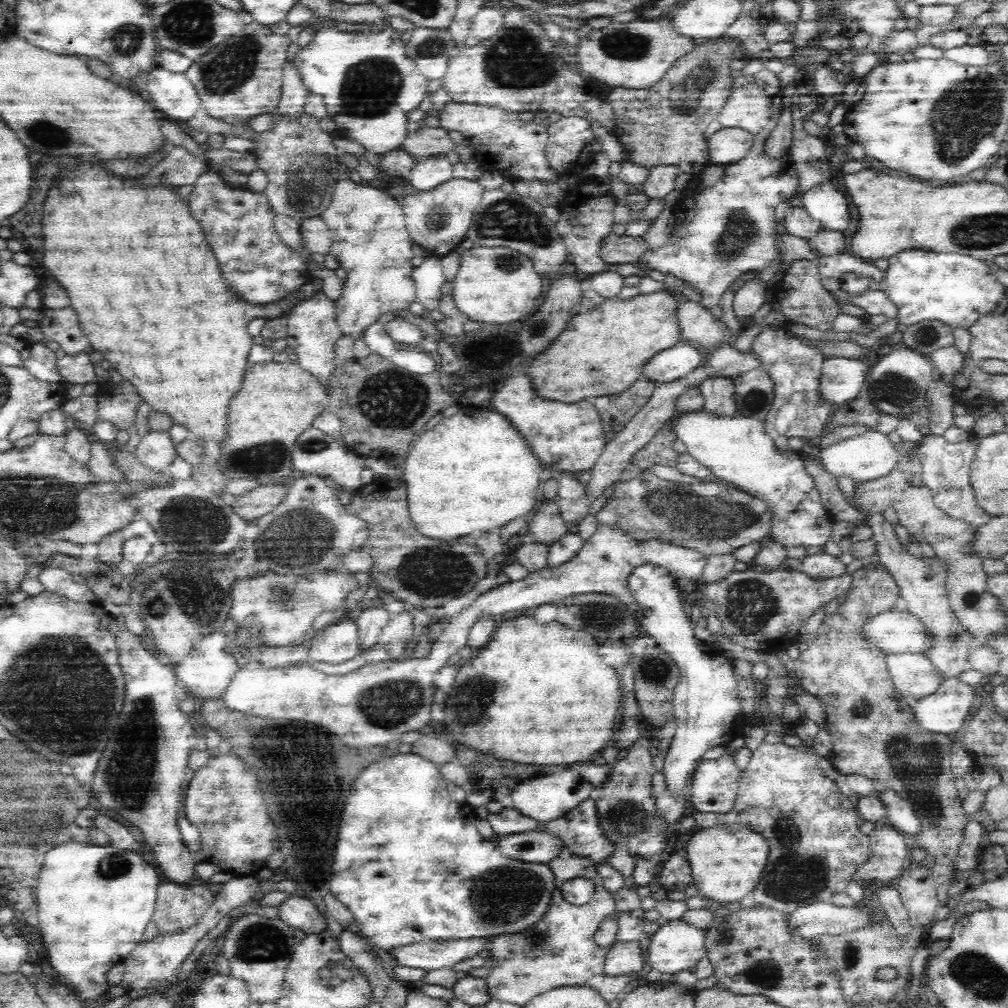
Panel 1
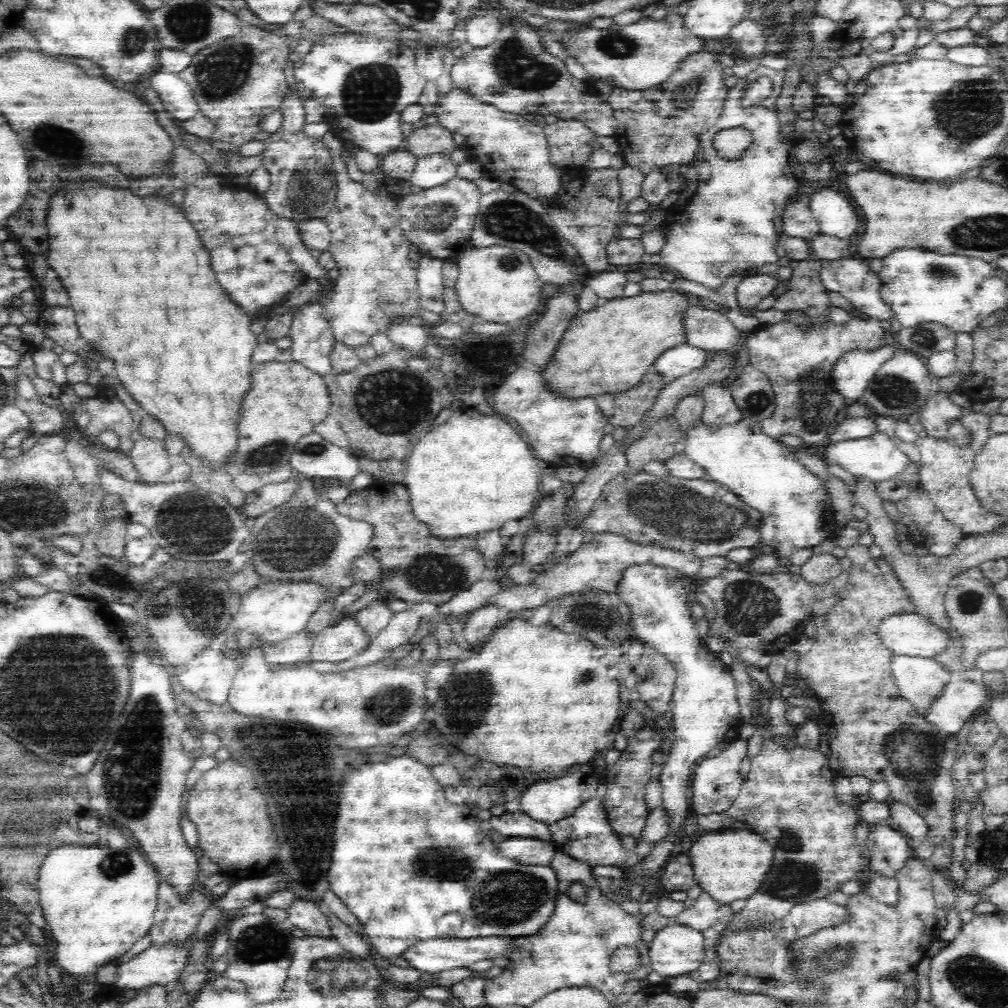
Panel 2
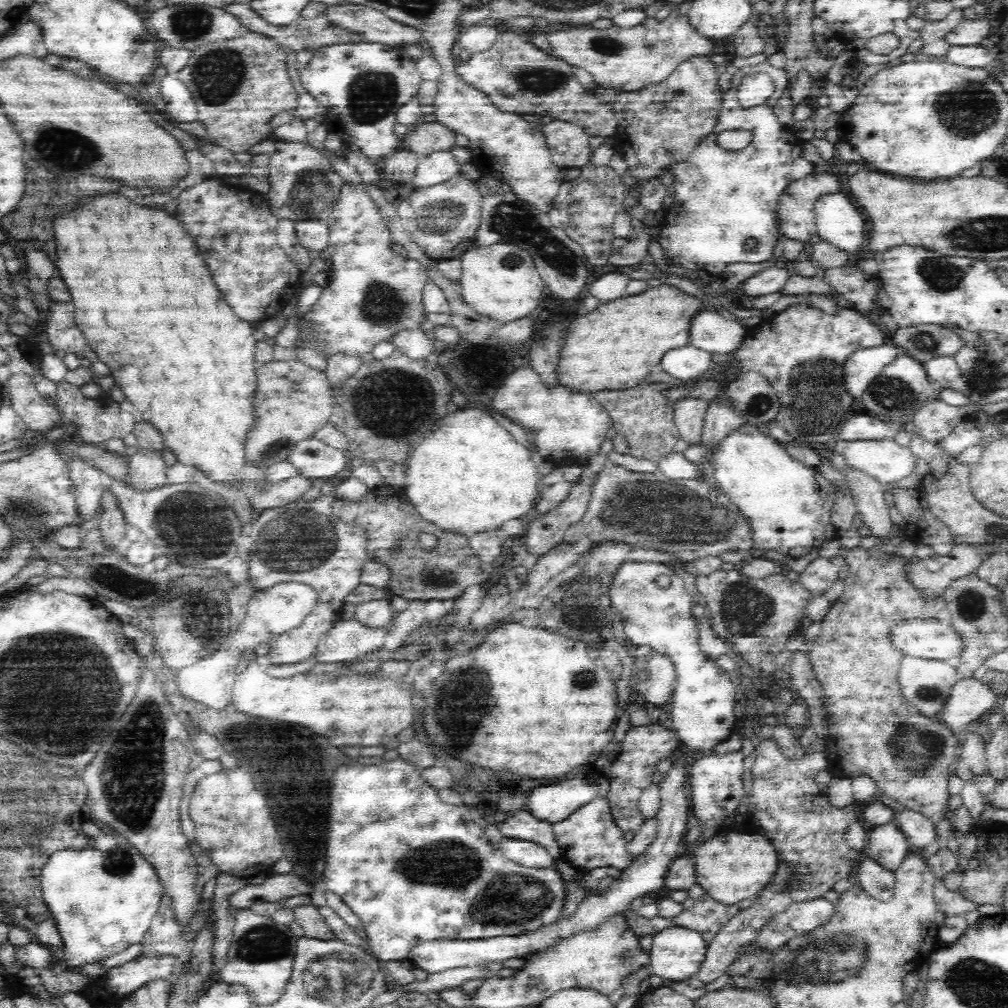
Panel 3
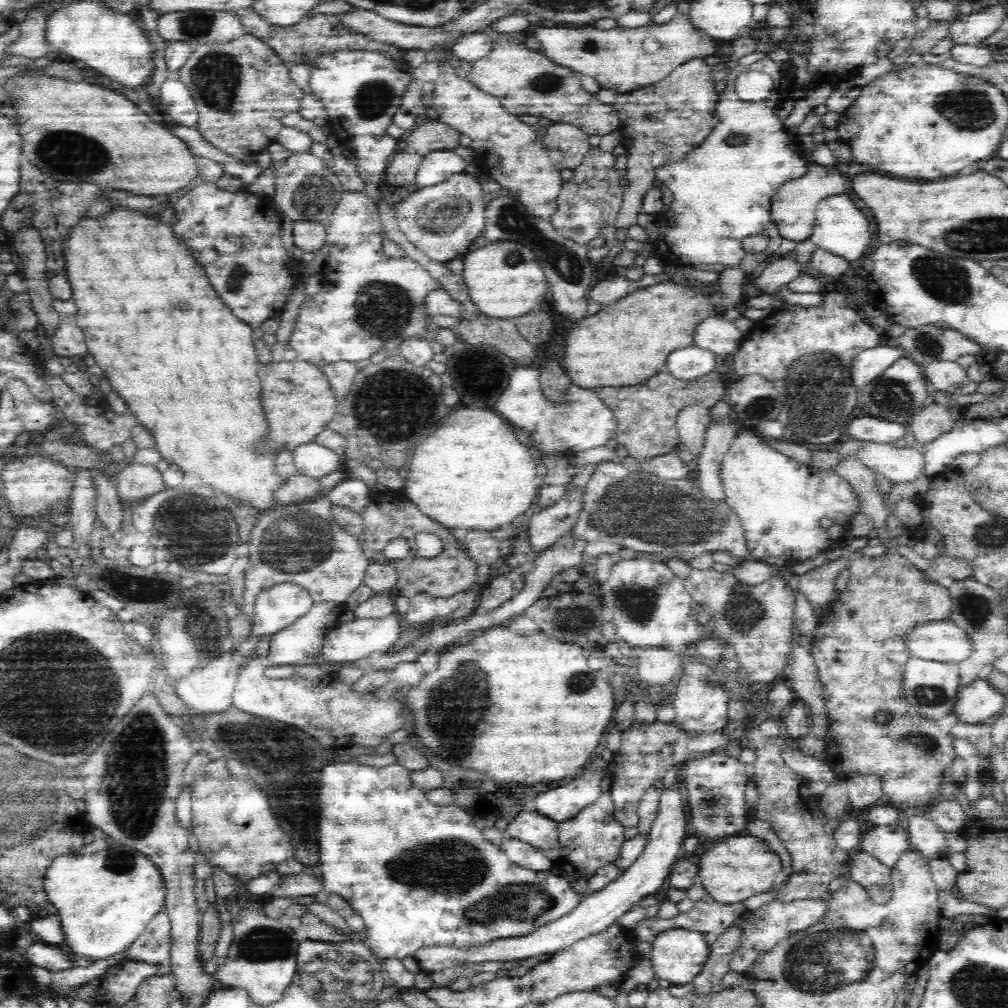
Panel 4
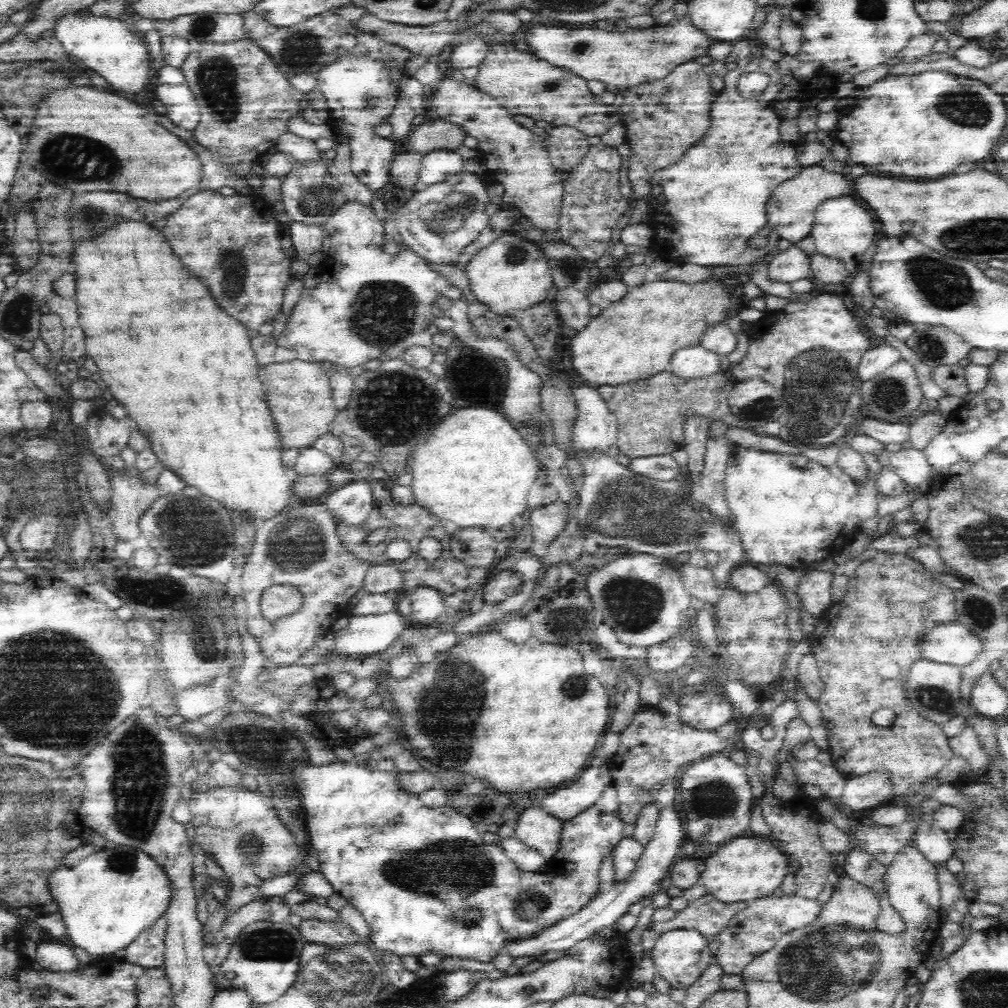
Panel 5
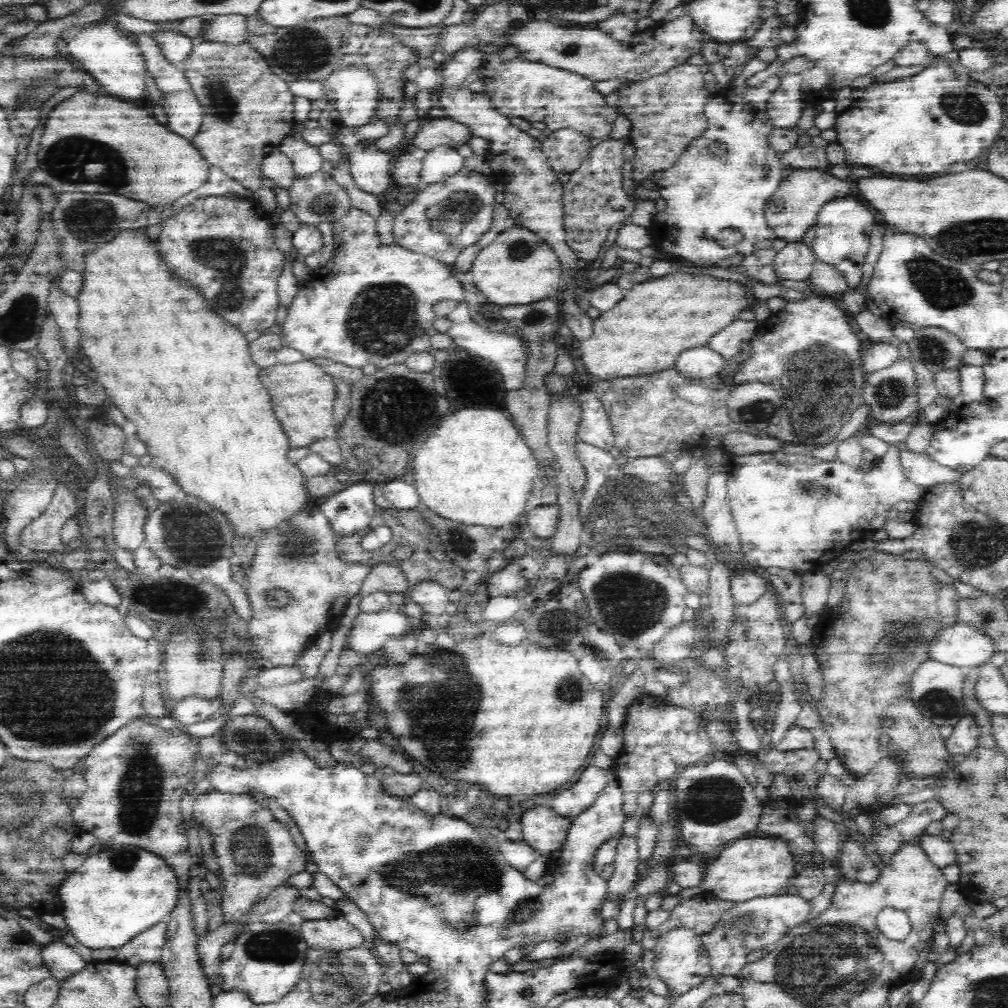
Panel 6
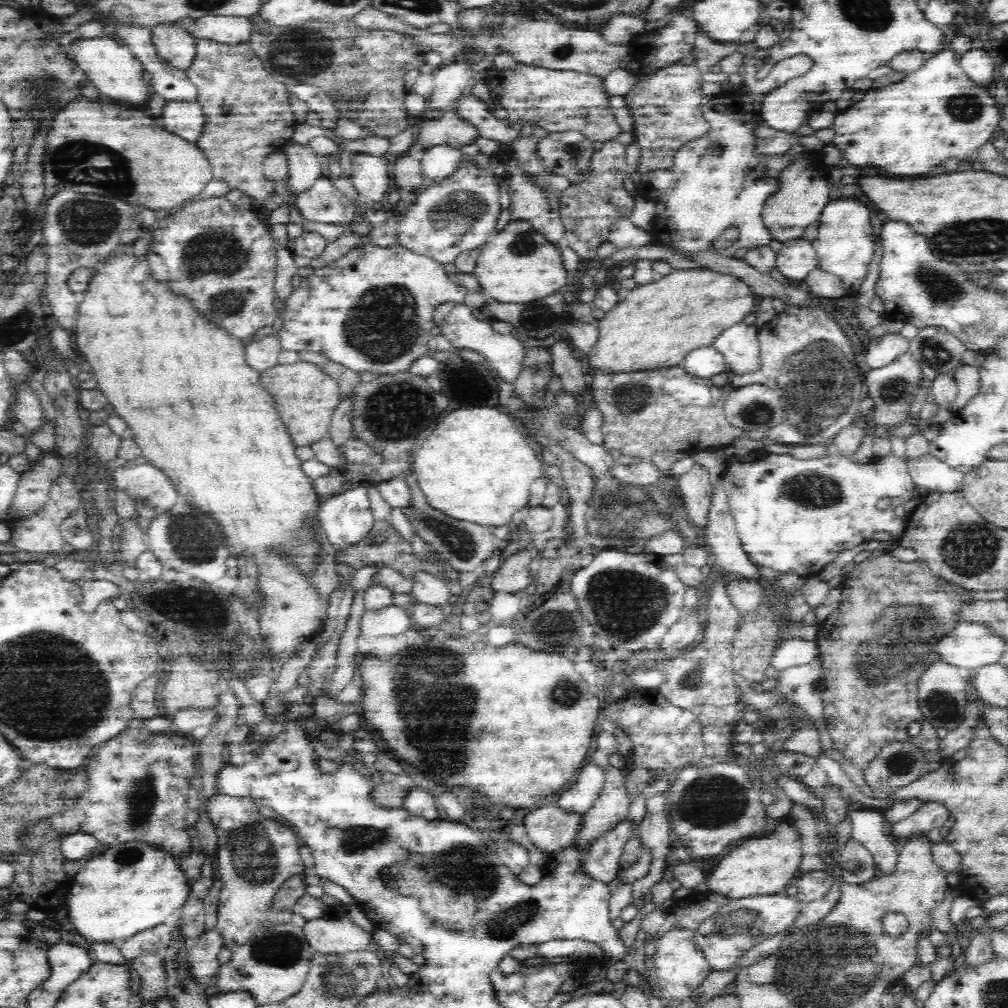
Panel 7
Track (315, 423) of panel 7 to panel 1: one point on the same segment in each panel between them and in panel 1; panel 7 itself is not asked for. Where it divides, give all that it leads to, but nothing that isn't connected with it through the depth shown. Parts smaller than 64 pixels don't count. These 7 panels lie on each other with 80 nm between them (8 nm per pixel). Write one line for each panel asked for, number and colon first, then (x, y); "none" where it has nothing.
1: (276, 401)
2: (285, 400)
3: (292, 401)
4: (298, 402)
5: (299, 395)
6: (302, 395)

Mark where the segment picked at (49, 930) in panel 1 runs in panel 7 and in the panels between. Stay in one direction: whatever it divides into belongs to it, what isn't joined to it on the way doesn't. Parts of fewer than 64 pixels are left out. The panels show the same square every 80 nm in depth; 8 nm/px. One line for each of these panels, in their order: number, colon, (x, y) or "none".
2: (96, 906)
3: (101, 905)
4: (104, 901)
5: (107, 900)
6: (113, 896)
7: (132, 887)

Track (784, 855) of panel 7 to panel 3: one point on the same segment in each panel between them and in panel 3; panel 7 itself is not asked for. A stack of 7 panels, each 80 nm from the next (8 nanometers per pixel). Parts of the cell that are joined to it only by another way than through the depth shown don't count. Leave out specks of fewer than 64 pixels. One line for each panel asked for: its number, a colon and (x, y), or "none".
3: (731, 868)
4: (732, 870)
5: (745, 869)
6: (749, 868)

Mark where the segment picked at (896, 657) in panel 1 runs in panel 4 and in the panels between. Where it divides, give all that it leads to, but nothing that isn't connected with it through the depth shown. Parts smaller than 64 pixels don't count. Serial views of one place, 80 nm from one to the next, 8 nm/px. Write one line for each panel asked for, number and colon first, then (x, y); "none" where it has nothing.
2: (920, 679)
3: (925, 684)
4: (930, 687)

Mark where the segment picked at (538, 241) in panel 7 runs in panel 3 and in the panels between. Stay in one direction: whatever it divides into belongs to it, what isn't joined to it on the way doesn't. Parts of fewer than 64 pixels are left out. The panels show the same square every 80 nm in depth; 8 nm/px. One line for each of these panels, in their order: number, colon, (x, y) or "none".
3: (499, 281)
4: (504, 280)
5: (510, 275)
6: (517, 267)

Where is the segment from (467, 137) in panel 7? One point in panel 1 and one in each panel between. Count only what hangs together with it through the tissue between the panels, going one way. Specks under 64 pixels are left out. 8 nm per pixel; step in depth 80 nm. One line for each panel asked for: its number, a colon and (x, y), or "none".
1: (426, 141)
2: (426, 140)
3: (423, 139)
4: (434, 135)
5: (431, 135)
6: (434, 132)

